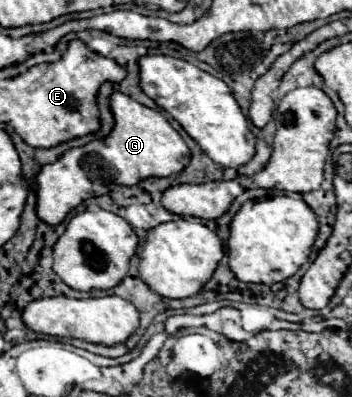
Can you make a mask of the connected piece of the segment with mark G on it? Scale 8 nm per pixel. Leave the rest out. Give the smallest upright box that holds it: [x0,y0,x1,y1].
[37,92,191,224]

